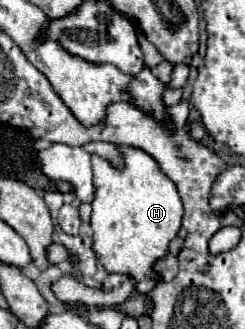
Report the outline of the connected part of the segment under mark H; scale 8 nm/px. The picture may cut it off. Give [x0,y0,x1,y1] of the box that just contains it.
[92,145,182,293]

